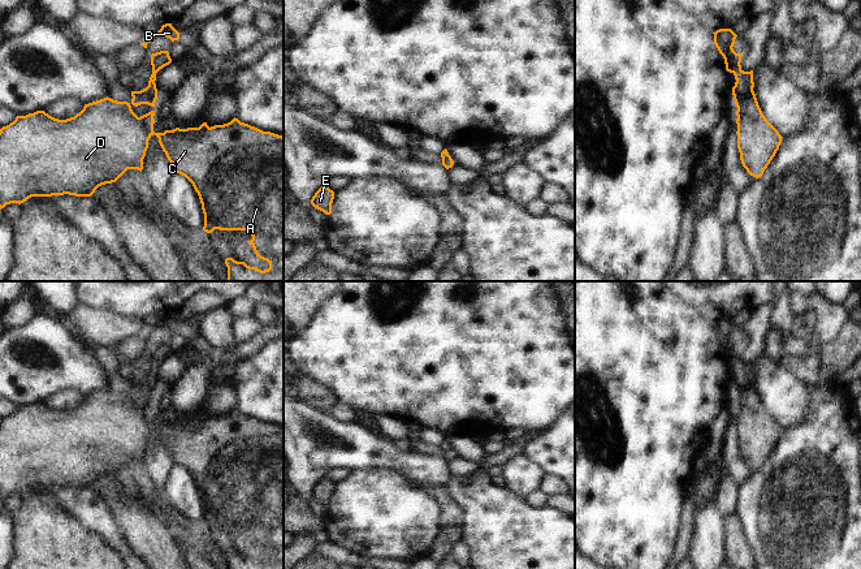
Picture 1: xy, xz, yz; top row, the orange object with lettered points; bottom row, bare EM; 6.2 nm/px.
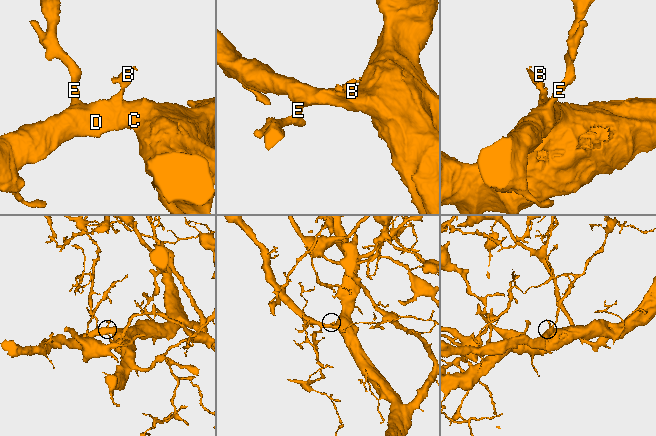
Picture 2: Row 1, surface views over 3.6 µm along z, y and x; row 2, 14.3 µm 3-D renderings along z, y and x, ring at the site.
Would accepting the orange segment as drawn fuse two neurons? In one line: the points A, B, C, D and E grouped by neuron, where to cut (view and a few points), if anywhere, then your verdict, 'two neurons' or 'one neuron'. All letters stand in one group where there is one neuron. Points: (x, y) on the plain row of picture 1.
groups A B C D E; cut none; one neuron

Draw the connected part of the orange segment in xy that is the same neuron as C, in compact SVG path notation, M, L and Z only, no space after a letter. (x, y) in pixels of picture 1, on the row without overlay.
M168 342L151 346L152 366L148 378L140 383L131 383L131 393L117 393L104 389L88 396L74 409L59 411L44 402L26 408L17 408L13 414L0 421L0 501L10 495L23 495L31 488L75 487L91 488L95 482L105 475L116 474L127 461L143 461L143 451L148 432L155 426L172 454L173 465L185 467L199 487L204 505L203 522L212 525L220 522L246 522L252 527L248 534L256 548L269 555L268 561L250 559L245 553L226 549L228 569L284 569L284 428L263 423L255 418L233 410L224 417L208 418L203 414L199 419L165 422L155 424L155 402L138 409L131 398L148 396L155 398L157 391L156 365L169 357L172 350Z

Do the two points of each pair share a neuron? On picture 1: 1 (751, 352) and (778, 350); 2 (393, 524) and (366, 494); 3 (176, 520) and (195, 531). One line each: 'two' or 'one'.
1: two
2: one
3: one

